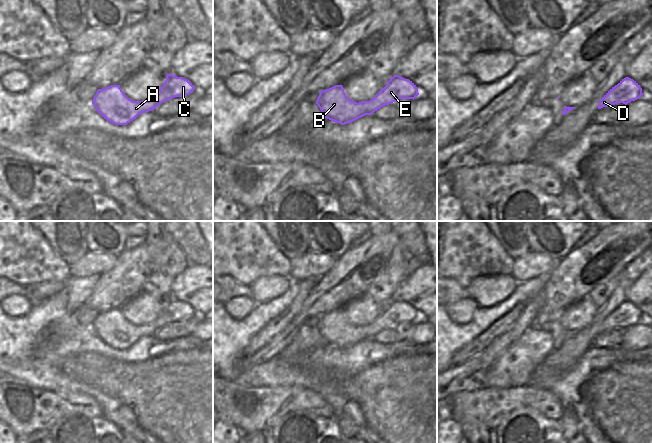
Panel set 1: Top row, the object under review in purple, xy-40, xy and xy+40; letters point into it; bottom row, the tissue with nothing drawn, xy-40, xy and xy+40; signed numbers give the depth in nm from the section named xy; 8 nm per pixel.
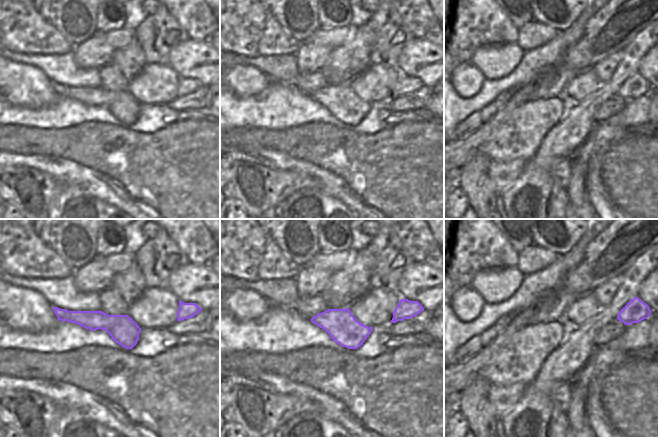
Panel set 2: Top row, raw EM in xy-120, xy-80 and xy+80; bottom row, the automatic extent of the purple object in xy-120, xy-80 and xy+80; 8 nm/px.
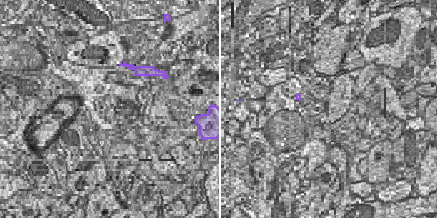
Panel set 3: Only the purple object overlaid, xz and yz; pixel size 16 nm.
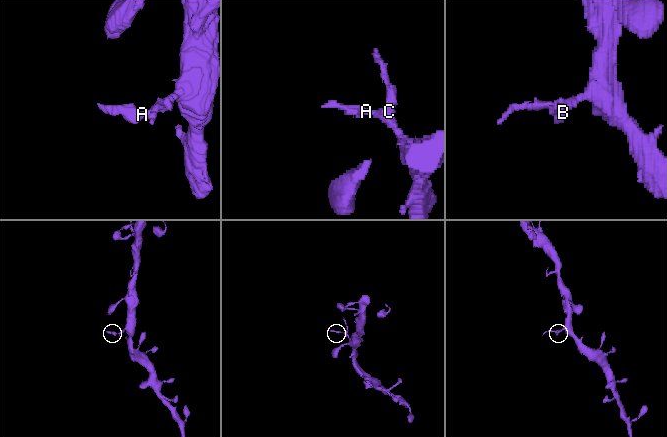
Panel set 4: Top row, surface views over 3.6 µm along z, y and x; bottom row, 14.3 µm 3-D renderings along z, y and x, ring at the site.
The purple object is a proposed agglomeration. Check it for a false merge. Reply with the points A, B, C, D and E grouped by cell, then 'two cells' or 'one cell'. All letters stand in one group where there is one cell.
A B C D E; one cell

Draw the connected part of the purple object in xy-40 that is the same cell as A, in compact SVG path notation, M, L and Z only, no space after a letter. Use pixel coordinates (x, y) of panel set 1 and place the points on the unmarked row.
M169 297L156 320L147 325L133 325L124 318L120 309L111 309L98 313L92 328L107 345L115 349L127 349L141 337L153 335L161 327L189 319L194 314L195 311L190 305Z

